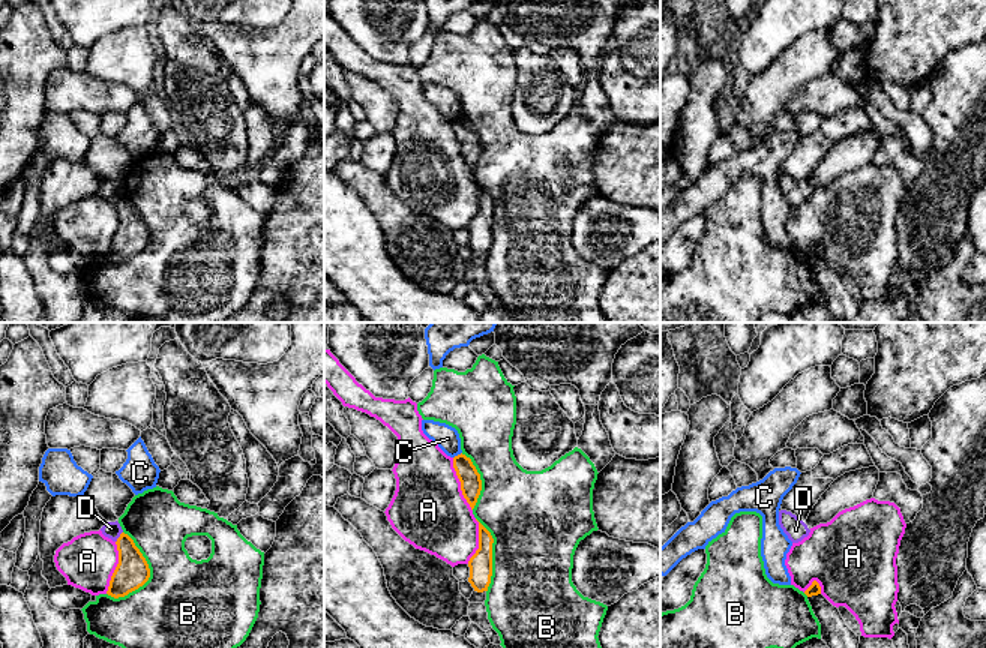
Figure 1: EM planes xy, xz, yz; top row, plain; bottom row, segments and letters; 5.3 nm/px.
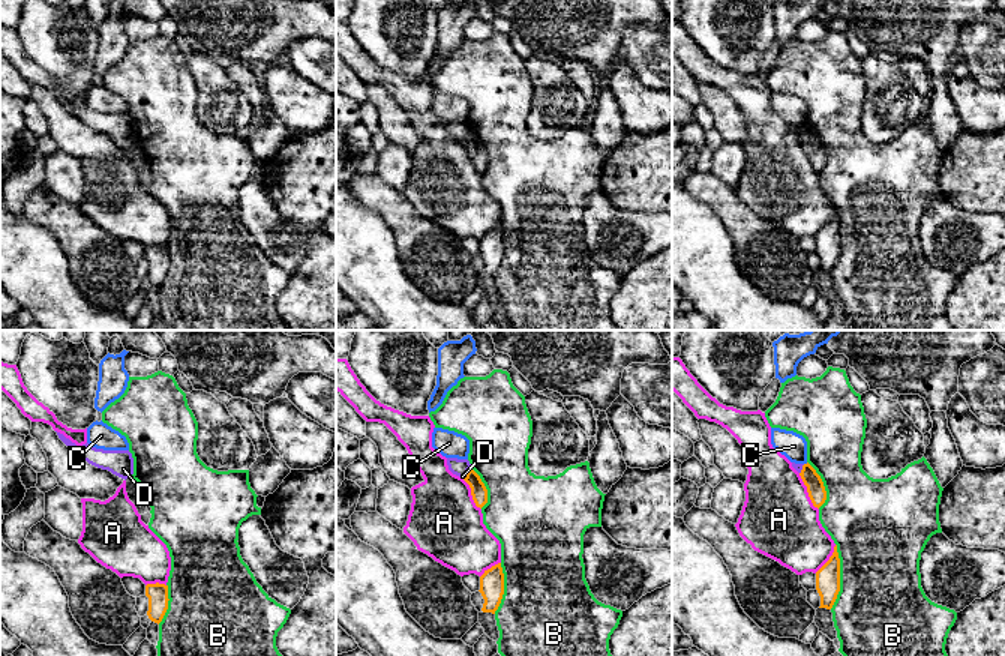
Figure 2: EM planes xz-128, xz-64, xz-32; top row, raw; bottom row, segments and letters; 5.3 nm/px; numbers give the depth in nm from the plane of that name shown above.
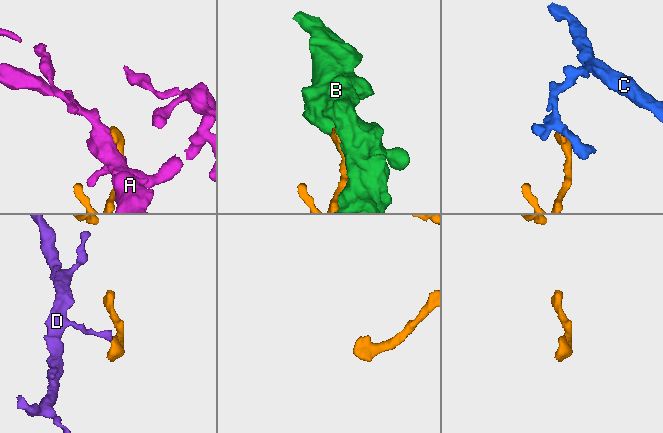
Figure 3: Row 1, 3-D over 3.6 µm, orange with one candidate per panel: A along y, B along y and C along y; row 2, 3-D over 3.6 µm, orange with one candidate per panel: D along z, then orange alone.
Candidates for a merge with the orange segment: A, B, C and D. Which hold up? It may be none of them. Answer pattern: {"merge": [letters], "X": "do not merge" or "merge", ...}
{"merge": [], "A": "do not merge", "B": "do not merge", "C": "do not merge", "D": "do not merge"}

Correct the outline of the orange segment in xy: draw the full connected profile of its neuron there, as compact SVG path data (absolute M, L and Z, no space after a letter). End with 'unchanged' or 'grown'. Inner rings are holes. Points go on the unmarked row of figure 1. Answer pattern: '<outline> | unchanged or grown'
M122 196L116 208L119 228L111 240L107 258L119 262L143 250L150 242L150 232L128 198Z | unchanged

